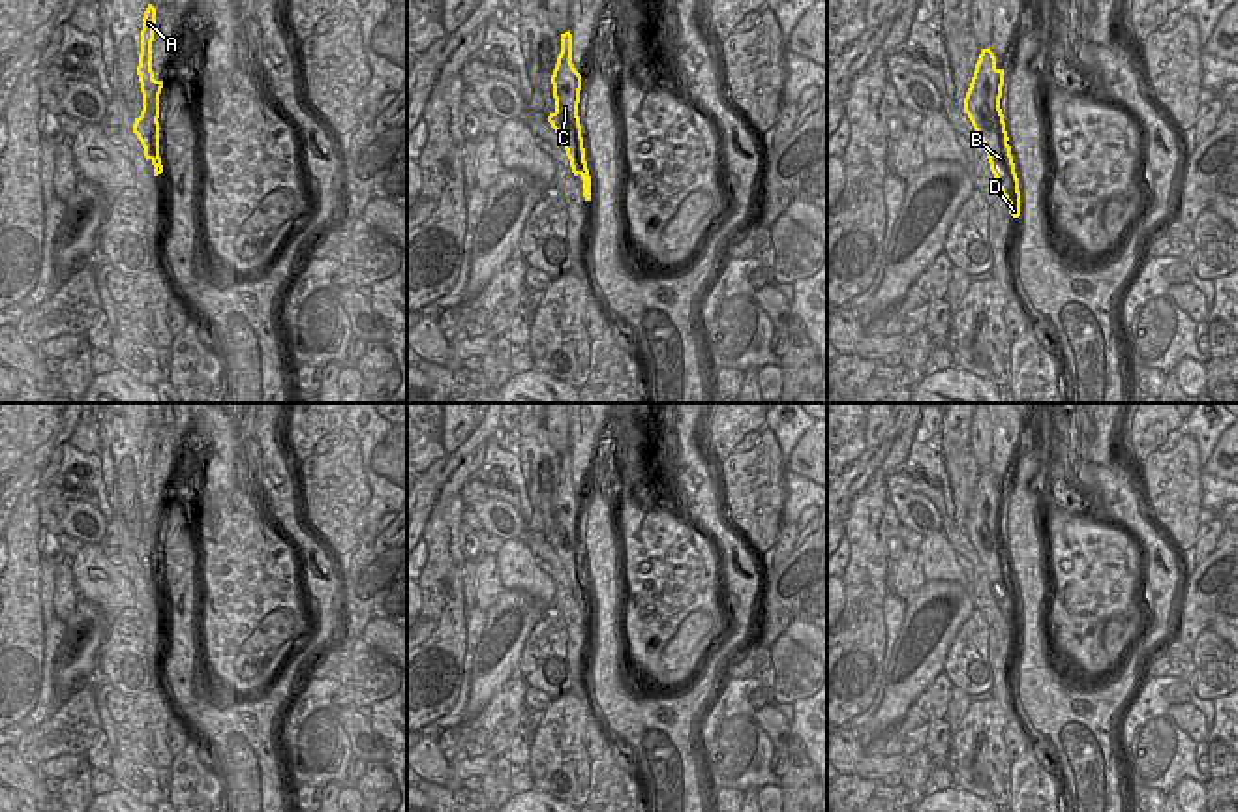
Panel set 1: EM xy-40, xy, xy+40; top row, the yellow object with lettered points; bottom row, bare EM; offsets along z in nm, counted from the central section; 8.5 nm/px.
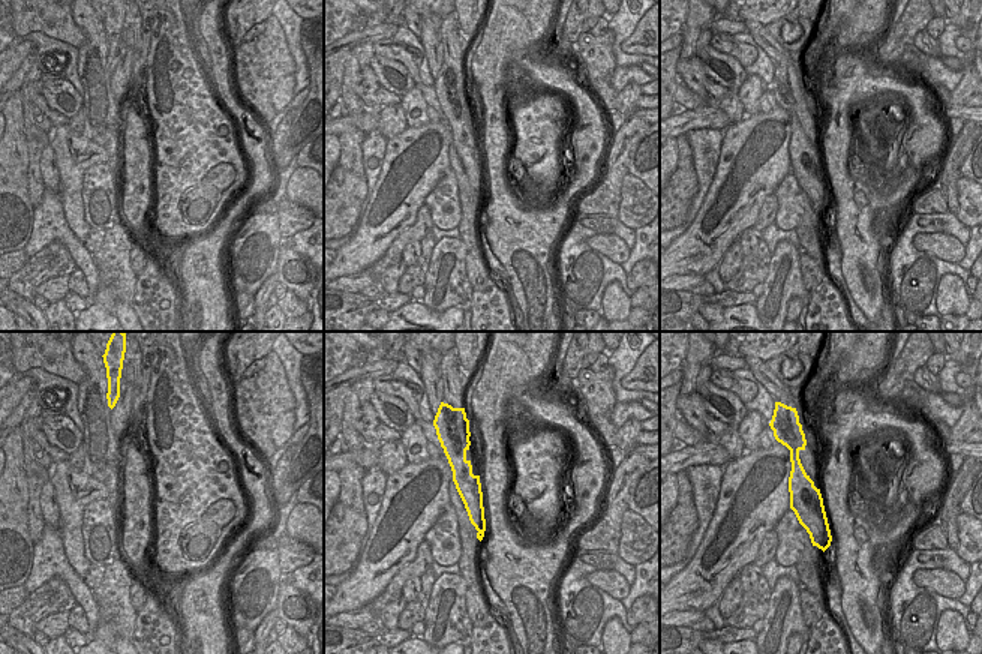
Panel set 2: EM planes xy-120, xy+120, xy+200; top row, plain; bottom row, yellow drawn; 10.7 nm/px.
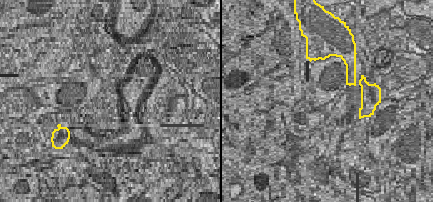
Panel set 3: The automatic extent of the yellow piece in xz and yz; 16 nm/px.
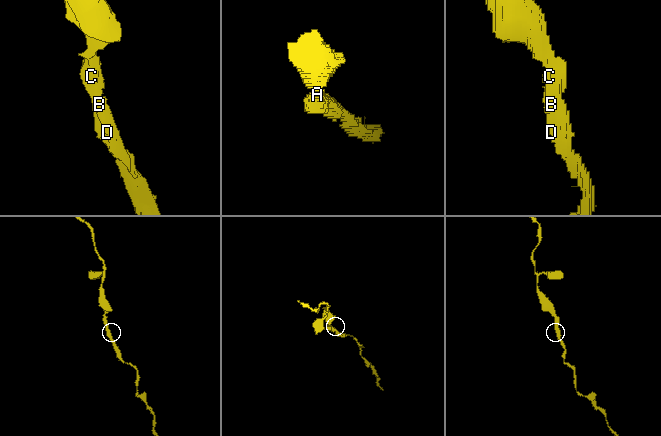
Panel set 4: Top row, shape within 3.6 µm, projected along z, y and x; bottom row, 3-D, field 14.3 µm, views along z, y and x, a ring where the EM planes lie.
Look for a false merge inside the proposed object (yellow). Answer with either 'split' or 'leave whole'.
leave whole

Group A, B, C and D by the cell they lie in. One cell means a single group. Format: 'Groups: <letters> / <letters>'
Groups: A B C D

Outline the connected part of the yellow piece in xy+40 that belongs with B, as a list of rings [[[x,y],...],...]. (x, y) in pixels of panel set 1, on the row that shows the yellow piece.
[[[990,47],[981,49],[970,88],[964,98],[964,113],[968,114],[985,146],[996,184],[1009,203],[1009,214],[1019,218],[1020,191],[1011,146],[1007,144],[1009,137],[1005,131],[1004,114],[1000,109],[1002,86],[1004,69],[996,68],[996,56]]]

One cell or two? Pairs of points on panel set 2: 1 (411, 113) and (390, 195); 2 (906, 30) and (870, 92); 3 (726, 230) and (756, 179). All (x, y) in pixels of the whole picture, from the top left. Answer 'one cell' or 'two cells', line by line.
1: two cells
2: two cells
3: one cell

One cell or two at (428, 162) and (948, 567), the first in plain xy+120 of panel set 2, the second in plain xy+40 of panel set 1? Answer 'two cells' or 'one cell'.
two cells

